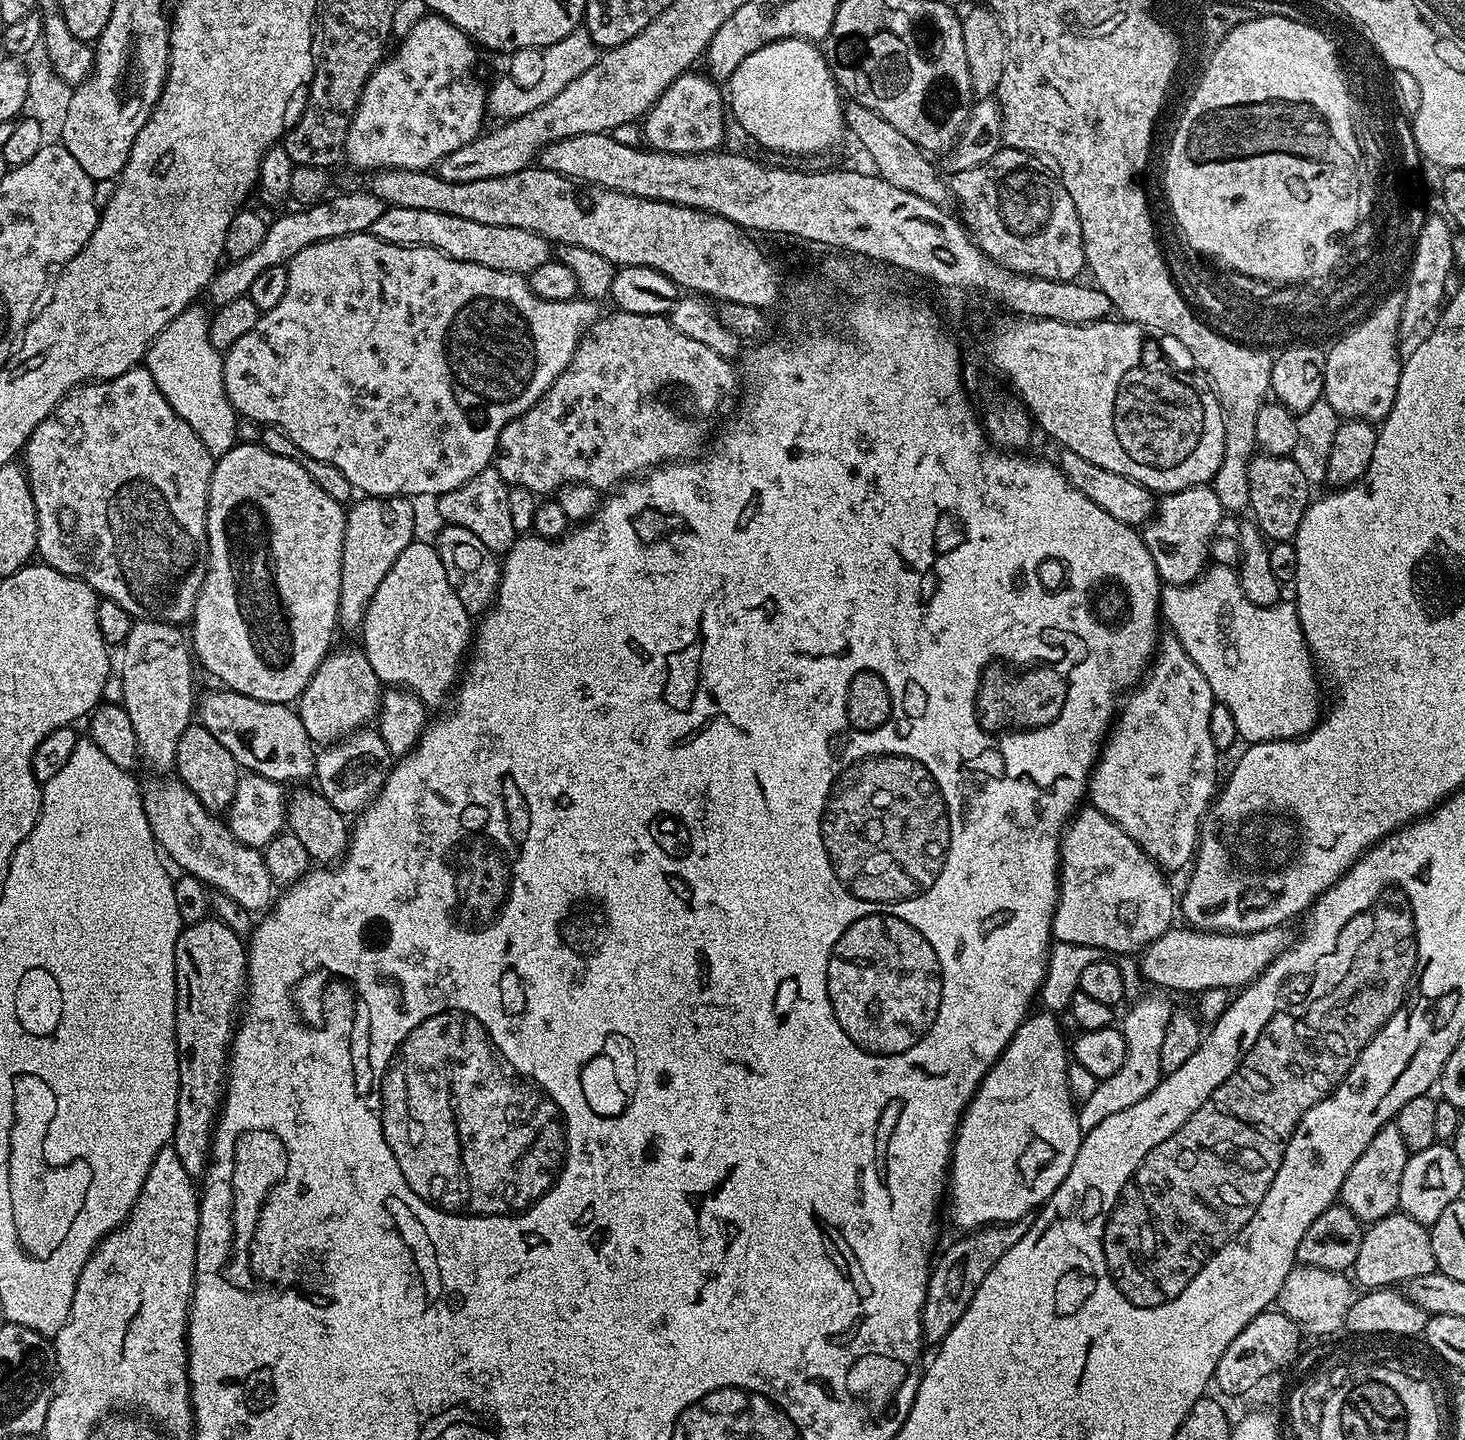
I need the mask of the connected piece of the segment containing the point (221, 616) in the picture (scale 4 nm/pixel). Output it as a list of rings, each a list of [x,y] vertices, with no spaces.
[[[237,443],[236,447],[215,461],[208,491],[208,569],[190,621],[190,644],[199,667],[201,664],[210,675],[217,676],[227,691],[271,704],[291,705],[299,701],[314,670],[318,670],[318,666],[328,657],[333,647],[332,635],[338,632],[336,615],[340,605],[345,515],[345,505],[334,502],[334,498],[330,498],[330,494],[326,494],[326,490],[322,490],[322,486],[318,486],[318,482],[314,482],[314,478],[310,478],[310,474],[302,470],[302,466],[298,466],[298,462],[290,462],[290,458],[270,454],[270,450],[266,450],[261,443]]]

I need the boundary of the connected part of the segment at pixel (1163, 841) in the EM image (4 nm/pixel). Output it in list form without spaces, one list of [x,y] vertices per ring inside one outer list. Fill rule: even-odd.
[[[1161,635],[1158,640],[1158,647],[1146,669],[1146,675],[1135,688],[1123,697],[1118,708],[1118,715],[1115,717],[1114,723],[1100,749],[1100,759],[1092,765],[1092,774],[1088,777],[1087,795],[1090,797],[1091,807],[1097,808],[1099,812],[1106,814],[1106,818],[1113,820],[1159,868],[1168,874],[1173,874],[1172,872],[1178,871],[1179,868],[1187,869],[1191,865],[1196,854],[1196,845],[1200,843],[1200,825],[1204,813],[1208,811],[1218,791],[1218,780],[1216,784],[1218,753],[1214,742],[1210,739],[1210,710],[1213,703],[1214,697],[1210,690],[1210,682],[1206,682],[1202,670],[1198,670],[1198,666],[1194,666],[1190,654],[1186,654],[1186,650],[1182,650],[1182,642],[1178,642],[1178,638],[1174,635]]]

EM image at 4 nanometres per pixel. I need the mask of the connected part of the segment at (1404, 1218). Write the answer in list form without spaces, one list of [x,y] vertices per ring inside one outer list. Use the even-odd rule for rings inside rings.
[[[1397,1210],[1364,1228],[1362,1246],[1358,1246],[1358,1258],[1354,1265],[1354,1280],[1361,1289],[1403,1286],[1410,1278],[1422,1278],[1422,1274],[1435,1271],[1432,1233],[1425,1225],[1414,1222],[1414,1218]]]

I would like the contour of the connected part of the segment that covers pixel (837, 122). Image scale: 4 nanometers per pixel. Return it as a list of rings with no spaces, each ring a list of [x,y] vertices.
[[[775,40],[773,44],[762,46],[762,50],[754,50],[750,58],[742,58],[738,70],[728,77],[726,81],[726,104],[730,109],[730,116],[740,123],[740,128],[748,136],[753,136],[764,148],[772,152],[824,152],[832,148],[843,136],[846,136],[846,104],[840,101],[841,89],[838,87],[835,76],[828,69],[828,63],[824,60],[824,53],[811,40]]]

